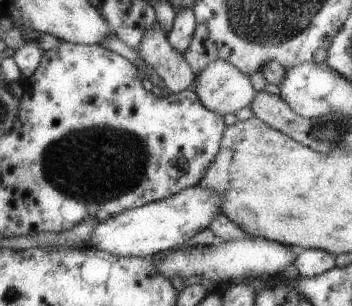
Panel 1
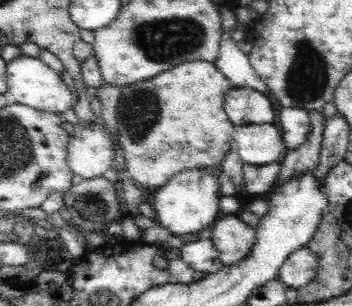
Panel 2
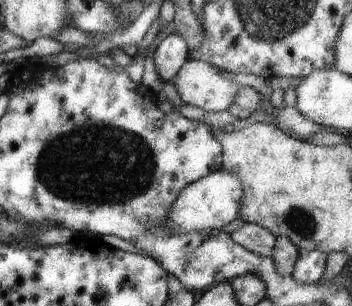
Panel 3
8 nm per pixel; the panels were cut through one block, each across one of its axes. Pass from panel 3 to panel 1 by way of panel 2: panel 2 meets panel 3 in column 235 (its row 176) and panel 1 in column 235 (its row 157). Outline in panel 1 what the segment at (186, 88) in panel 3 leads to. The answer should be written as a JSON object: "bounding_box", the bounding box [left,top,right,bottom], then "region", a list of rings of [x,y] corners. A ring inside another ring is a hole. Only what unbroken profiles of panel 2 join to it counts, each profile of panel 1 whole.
{"bounding_box":[195,60,259,116],"region":[[[215,60],[195,78],[199,100],[213,112],[225,116],[249,106],[259,94],[253,90],[247,74],[225,60]]]}

